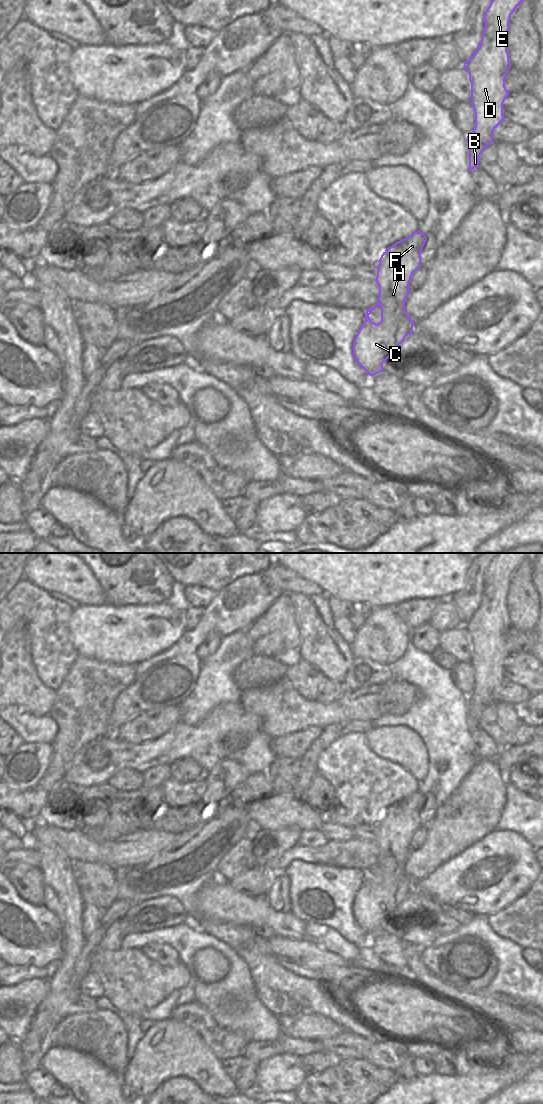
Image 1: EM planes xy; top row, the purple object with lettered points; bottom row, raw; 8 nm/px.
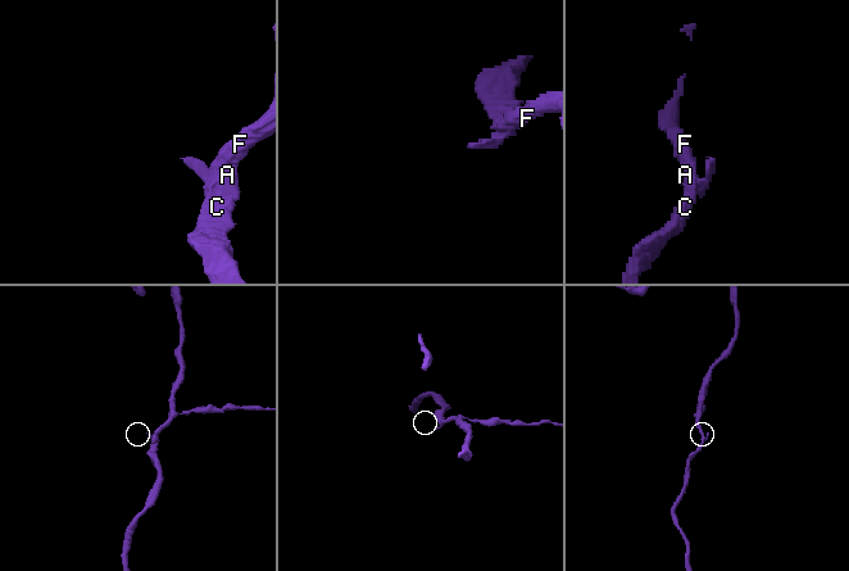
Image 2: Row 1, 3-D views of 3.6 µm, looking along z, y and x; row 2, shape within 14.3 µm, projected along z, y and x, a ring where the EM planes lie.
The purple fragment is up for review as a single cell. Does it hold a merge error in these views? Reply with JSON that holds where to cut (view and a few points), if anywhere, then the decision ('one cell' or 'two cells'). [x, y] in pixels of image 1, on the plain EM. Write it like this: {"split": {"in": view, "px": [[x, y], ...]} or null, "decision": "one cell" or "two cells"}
{"split": null, "decision": "one cell"}

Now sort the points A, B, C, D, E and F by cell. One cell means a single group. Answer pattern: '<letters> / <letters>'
A B C D E F

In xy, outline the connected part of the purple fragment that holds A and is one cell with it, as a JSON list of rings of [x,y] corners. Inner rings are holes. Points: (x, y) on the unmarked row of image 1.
[[[418,790],[387,808],[379,819],[375,839],[379,847],[379,857],[376,865],[366,870],[365,881],[353,901],[353,917],[371,937],[383,932],[383,923],[393,917],[393,911],[406,896],[413,894],[415,881],[407,875],[405,861],[410,852],[411,837],[421,827],[421,811],[426,801],[426,795]],[[378,866],[381,867],[381,881],[376,884],[371,881],[369,875]]]

